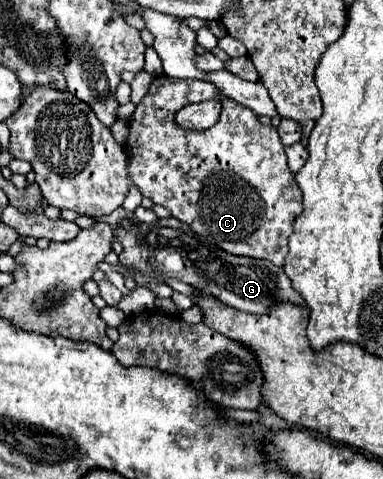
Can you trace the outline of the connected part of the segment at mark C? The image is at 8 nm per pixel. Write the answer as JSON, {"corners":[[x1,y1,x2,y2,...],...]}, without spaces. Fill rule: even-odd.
{"corners":[[157,76,129,118,129,130,129,172,143,196,149,196,155,204,167,208,171,216,185,222,193,232,213,242,221,250,237,256,271,260,273,264,283,266,289,252,287,238,291,236,291,224,303,208,303,198,299,186,295,184,295,176,287,168,285,148,279,142,279,134,273,126,261,124,249,108,233,98,221,96,217,86,207,80],[205,100,221,100,221,116,217,124,201,132,181,130,175,124,175,114,187,104]]}

